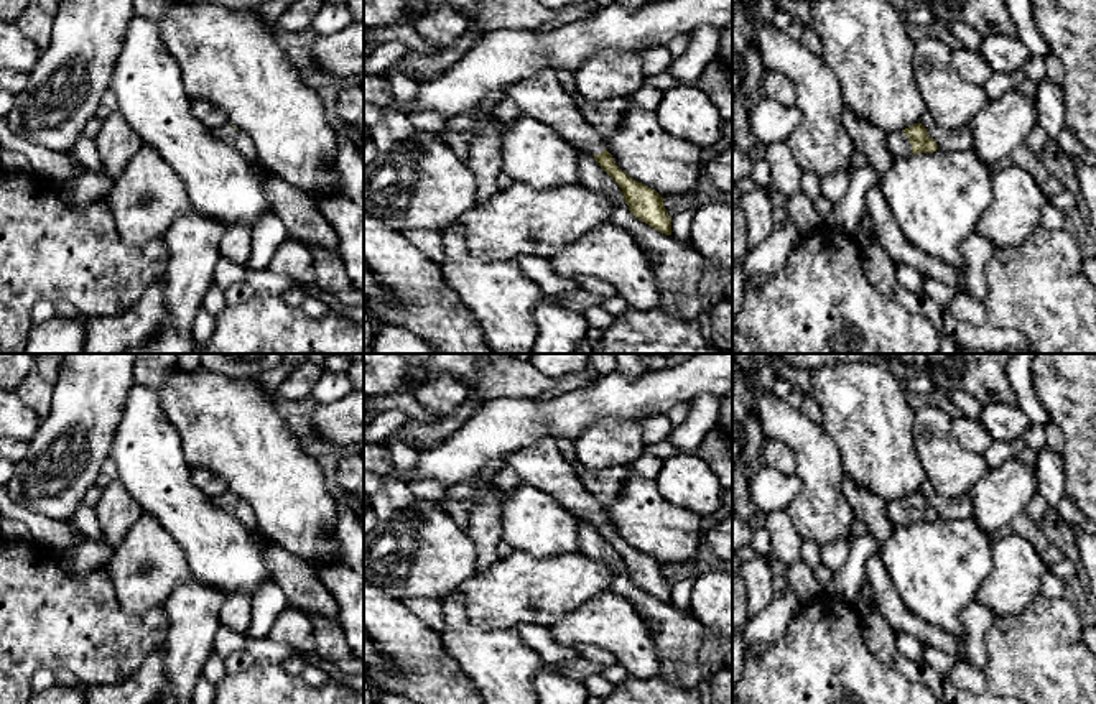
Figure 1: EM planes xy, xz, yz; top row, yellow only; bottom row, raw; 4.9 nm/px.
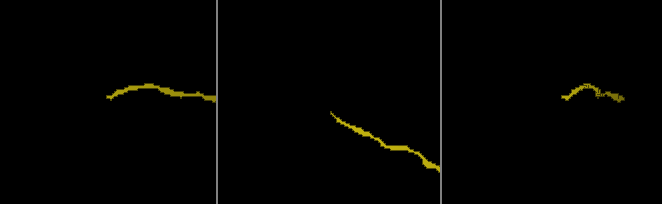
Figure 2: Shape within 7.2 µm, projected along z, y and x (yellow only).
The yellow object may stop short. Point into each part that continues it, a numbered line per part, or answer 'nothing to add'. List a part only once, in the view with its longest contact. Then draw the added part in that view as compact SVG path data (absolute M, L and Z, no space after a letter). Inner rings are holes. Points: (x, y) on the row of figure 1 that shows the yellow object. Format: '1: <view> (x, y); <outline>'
1: yz (899, 145); M902 132L887 135L887 146L894 156L910 156L912 145L908 137Z

